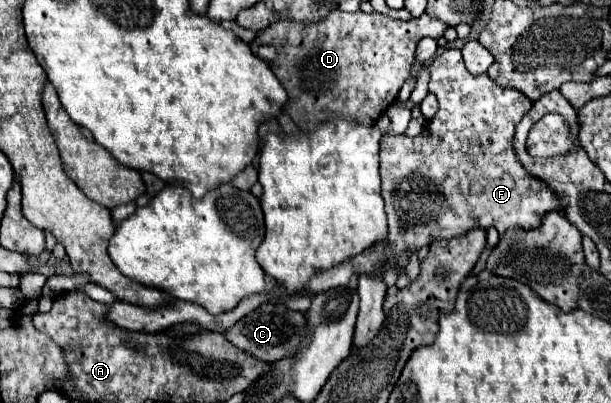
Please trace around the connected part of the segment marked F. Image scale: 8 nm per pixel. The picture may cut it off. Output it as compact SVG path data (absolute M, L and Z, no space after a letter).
M445 49L441 55L433 59L429 65L431 81L429 91L437 95L439 111L427 123L427 127L417 137L403 135L383 135L381 137L381 179L383 179L383 199L385 213L389 221L387 247L379 247L377 253L359 253L337 267L327 271L317 271L307 289L297 291L295 295L313 297L321 291L347 285L353 273L375 273L385 265L391 257L401 257L403 249L417 251L423 245L429 245L437 239L453 239L469 233L471 229L489 229L495 227L503 237L507 231L515 229L535 229L541 225L541 219L547 211L563 211L561 199L549 185L537 177L533 177L517 159L513 149L513 135L519 121L531 109L531 101L517 89L503 89L489 79L489 75L471 75L465 65L459 49Z

